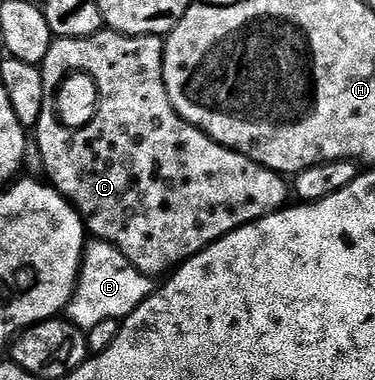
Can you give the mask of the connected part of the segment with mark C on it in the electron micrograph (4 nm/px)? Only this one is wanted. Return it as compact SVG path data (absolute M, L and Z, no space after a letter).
M102 29L96 31L94 35L88 35L86 39L54 38L41 67L45 100L35 128L37 151L41 154L41 163L45 166L46 173L49 174L48 182L68 203L73 204L73 208L85 223L86 232L94 240L104 241L115 247L119 253L123 253L125 260L136 271L150 277L158 277L157 275L161 274L164 276L170 269L198 255L223 236L245 227L248 223L254 223L257 219L262 219L264 215L282 210L291 199L290 184L277 172L251 161L251 157L243 153L232 151L231 148L217 143L211 137L207 137L201 128L185 120L184 114L169 102L169 94L165 92L165 83L161 80L162 62L163 39L160 35L120 35L117 31Z

